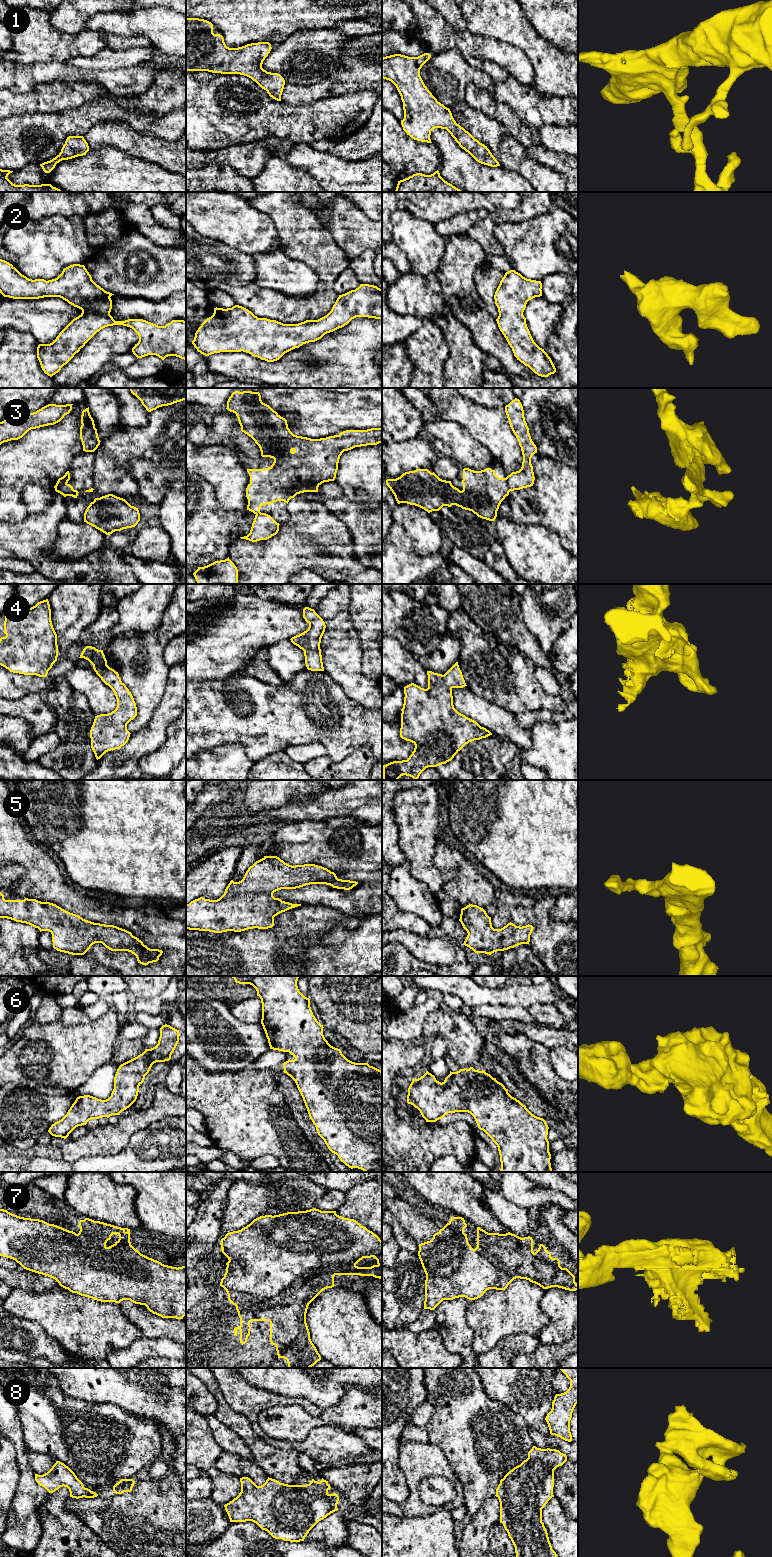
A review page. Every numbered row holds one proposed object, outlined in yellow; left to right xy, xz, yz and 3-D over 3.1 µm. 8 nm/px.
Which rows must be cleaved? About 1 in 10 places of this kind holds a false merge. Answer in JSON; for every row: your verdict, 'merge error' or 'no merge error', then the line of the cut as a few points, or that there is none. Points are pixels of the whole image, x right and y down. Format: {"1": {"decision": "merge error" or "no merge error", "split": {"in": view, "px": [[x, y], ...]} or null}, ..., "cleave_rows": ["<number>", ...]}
{"1": {"decision": "no merge error", "split": null}, "2": {"decision": "no merge error", "split": null}, "3": {"decision": "merge error", "split": {"in": "yz", "px": [[506, 477], [506, 483], [510, 490]]}}, "4": {"decision": "no merge error", "split": null}, "5": {"decision": "no merge error", "split": null}, "6": {"decision": "no merge error", "split": null}, "7": {"decision": "no merge error", "split": null}, "8": {"decision": "no merge error", "split": null}, "cleave_rows": ["3"]}

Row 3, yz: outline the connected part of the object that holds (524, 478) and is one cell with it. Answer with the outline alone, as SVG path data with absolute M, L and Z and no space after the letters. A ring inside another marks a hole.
M512 400L505 406L505 412L523 455L521 469L507 476L508 487L510 491L514 491L533 486L535 477L531 458L537 453L537 447L531 439L520 400Z

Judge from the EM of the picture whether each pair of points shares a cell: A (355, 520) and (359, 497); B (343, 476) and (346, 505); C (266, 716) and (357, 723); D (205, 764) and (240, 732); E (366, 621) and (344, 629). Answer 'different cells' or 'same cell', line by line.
A: same cell
B: different cells
C: same cell
D: different cells
E: different cells

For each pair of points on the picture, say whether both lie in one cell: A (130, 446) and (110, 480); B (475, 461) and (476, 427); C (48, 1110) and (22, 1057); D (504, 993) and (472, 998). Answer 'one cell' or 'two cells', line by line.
A: one cell
B: two cells
C: two cells
D: one cell

